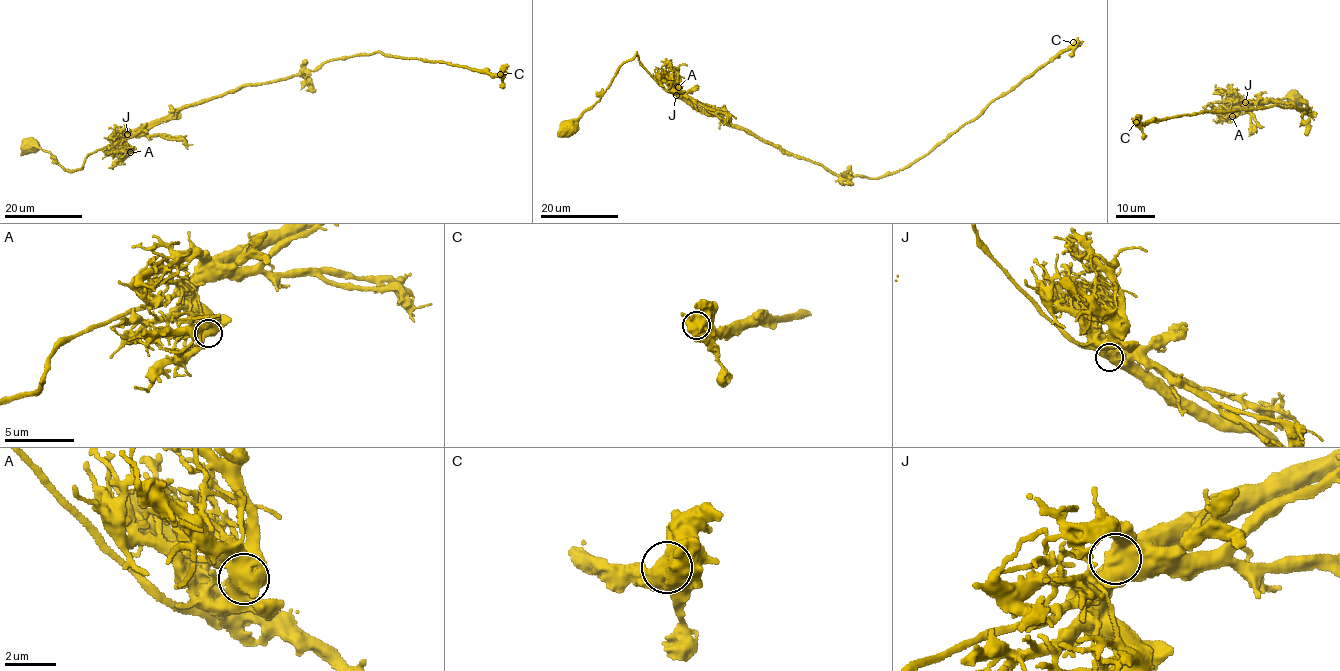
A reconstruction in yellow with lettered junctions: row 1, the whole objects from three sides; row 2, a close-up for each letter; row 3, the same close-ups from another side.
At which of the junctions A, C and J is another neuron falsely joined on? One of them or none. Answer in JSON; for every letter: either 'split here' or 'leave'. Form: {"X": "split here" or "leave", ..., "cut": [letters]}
{"A": "leave", "C": "leave", "J": "leave", "cut": []}

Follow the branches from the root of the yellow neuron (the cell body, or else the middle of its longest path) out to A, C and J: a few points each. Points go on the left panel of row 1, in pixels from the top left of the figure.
A: (259, 83), (244, 84), (225, 94), (186, 104), (169, 118), (142, 125), (126, 140), (130, 152)
C: (259, 83), (317, 71), (330, 60), (379, 51), (394, 57), (463, 66), (496, 76), (500, 74)
J: (259, 83), (244, 84), (225, 94), (186, 104), (169, 118), (146, 123), (127, 134)

